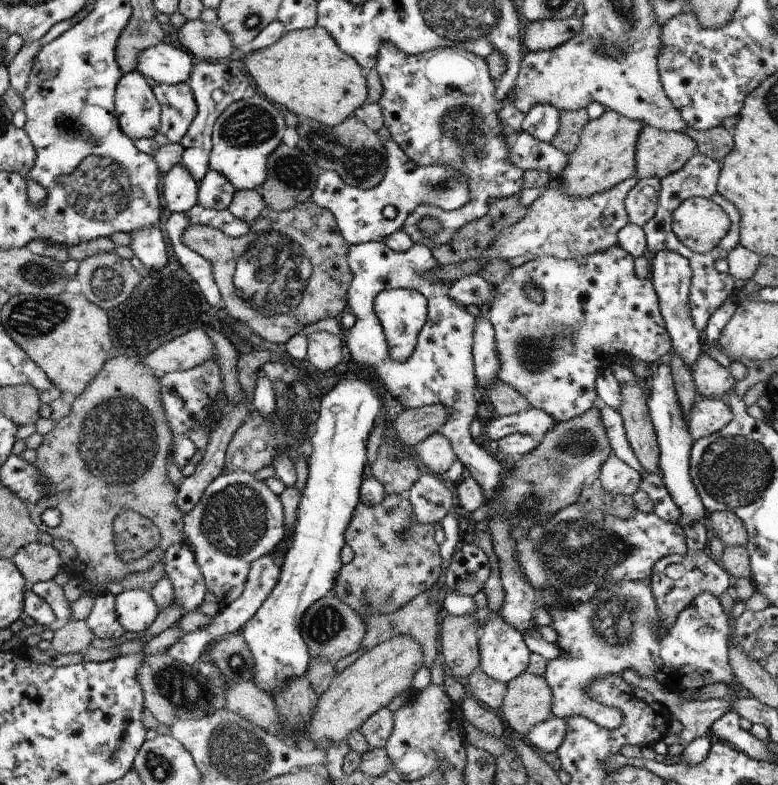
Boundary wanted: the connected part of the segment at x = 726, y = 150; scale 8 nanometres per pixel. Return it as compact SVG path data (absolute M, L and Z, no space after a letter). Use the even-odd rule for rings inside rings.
M722 125L704 131L686 127L683 133L693 138L698 146L697 151L700 154L710 157L717 162L721 162L725 156L728 156L735 145L733 134L730 134Z

